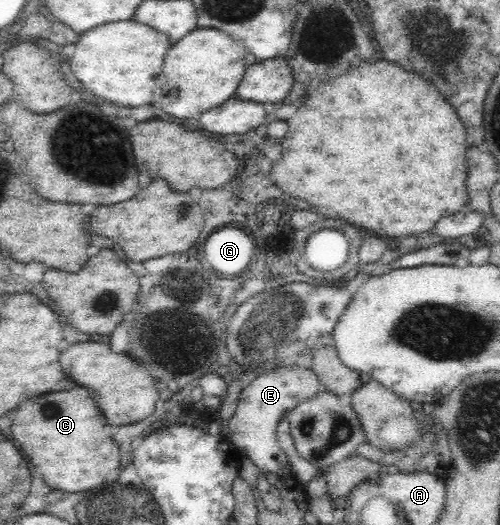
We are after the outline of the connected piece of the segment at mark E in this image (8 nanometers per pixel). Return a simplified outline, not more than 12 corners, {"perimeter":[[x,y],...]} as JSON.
{"perimeter":[[298,364],[239,394],[229,440],[266,473],[287,474],[279,420],[320,388]]}

